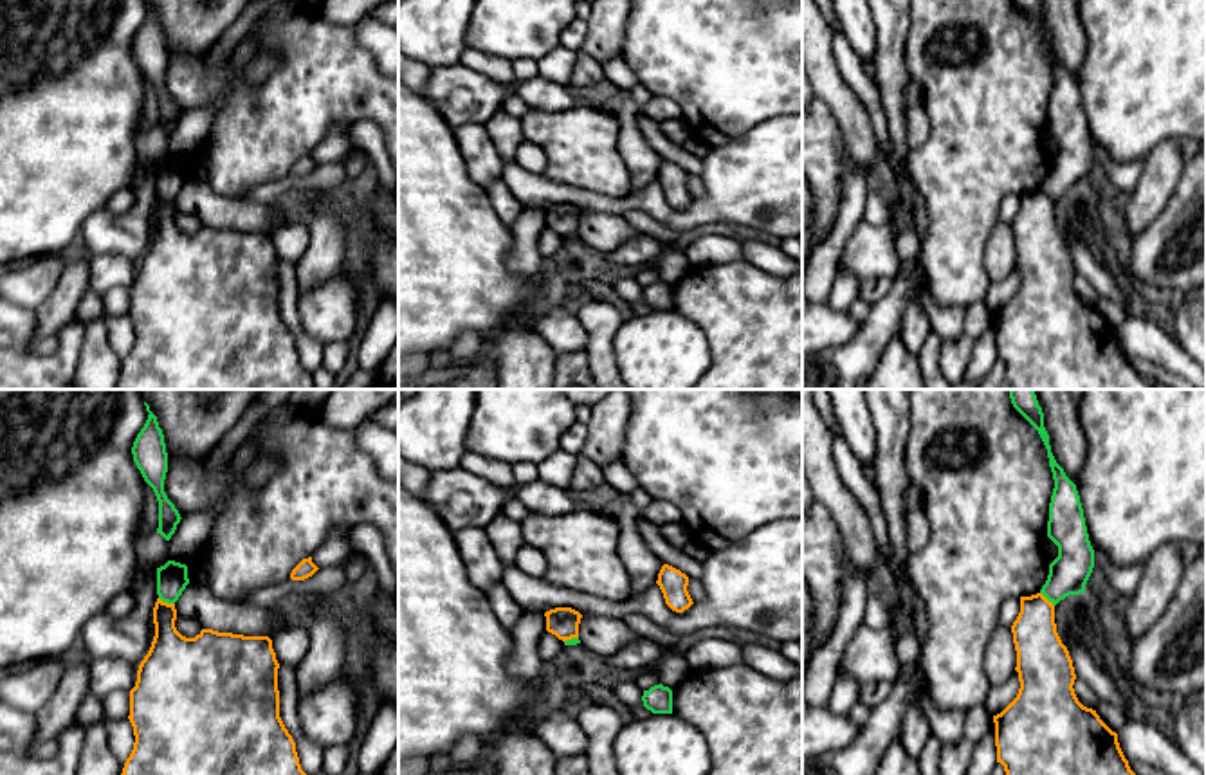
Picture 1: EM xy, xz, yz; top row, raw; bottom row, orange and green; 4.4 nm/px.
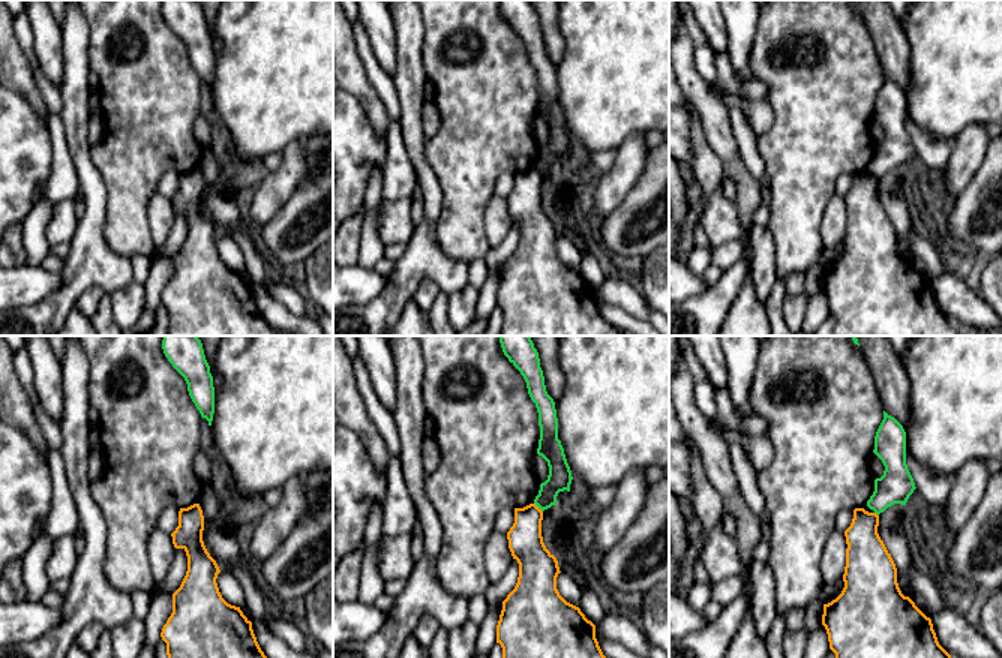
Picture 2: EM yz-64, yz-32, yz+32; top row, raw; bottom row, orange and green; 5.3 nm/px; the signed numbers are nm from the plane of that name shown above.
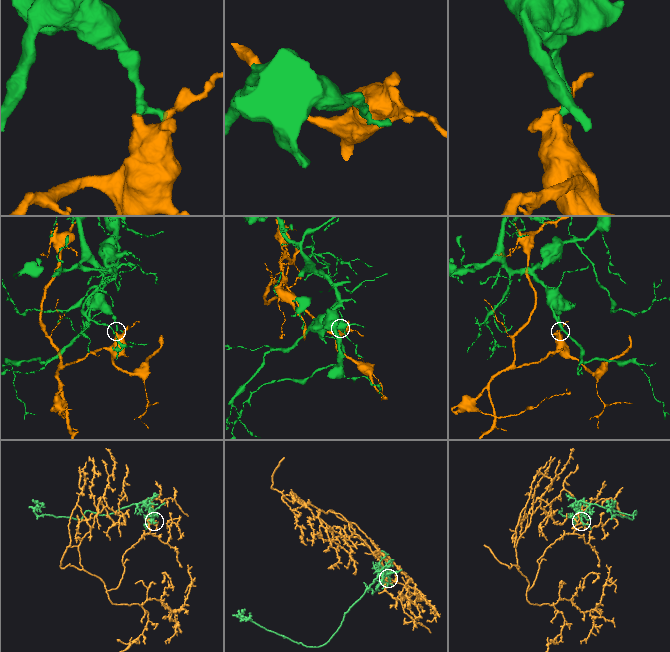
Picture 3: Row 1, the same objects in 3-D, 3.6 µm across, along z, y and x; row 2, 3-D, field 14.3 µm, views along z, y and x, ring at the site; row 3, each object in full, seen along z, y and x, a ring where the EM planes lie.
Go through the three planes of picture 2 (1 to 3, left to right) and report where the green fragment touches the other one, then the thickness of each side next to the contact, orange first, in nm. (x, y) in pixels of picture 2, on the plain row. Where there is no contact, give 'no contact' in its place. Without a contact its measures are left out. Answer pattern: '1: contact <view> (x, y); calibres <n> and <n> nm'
1: no contact
2: contact yz-32 (537, 171); calibres 190 and 130 nm
3: contact yz+32 (876, 179); calibres 240 and 180 nm

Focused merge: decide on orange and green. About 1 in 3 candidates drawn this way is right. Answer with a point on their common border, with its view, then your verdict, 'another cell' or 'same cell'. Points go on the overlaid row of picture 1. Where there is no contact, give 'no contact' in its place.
xy (166, 602) | another cell

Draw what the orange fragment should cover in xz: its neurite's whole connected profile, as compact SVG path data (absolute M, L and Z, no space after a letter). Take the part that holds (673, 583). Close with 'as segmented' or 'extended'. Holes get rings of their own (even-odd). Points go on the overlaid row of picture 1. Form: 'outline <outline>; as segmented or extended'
outline M663 564L660 573L658 573L658 580L656 584L660 586L665 604L676 611L676 613L683 613L685 609L689 609L694 602L687 591L689 586L689 577L685 573L681 573L680 570Z; as segmented

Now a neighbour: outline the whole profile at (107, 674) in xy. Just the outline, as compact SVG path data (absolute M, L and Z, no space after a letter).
M92 658L90 661L90 690L97 698L105 698L114 690L130 692L137 681L137 669L121 658Z

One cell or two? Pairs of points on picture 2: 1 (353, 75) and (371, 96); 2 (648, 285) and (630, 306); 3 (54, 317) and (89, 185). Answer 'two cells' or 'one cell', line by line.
1: one cell
2: two cells
3: one cell

